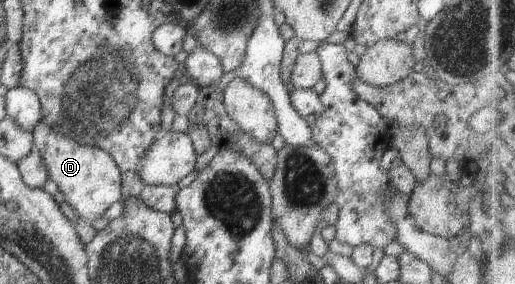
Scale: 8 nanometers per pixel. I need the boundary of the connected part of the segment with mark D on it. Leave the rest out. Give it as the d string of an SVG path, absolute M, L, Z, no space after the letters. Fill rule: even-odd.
M43 121L35 125L32 135L34 148L41 155L50 179L57 184L64 201L83 217L83 221L91 223L103 218L111 205L123 199L123 173L104 150L91 145L79 145L77 139L63 135Z

